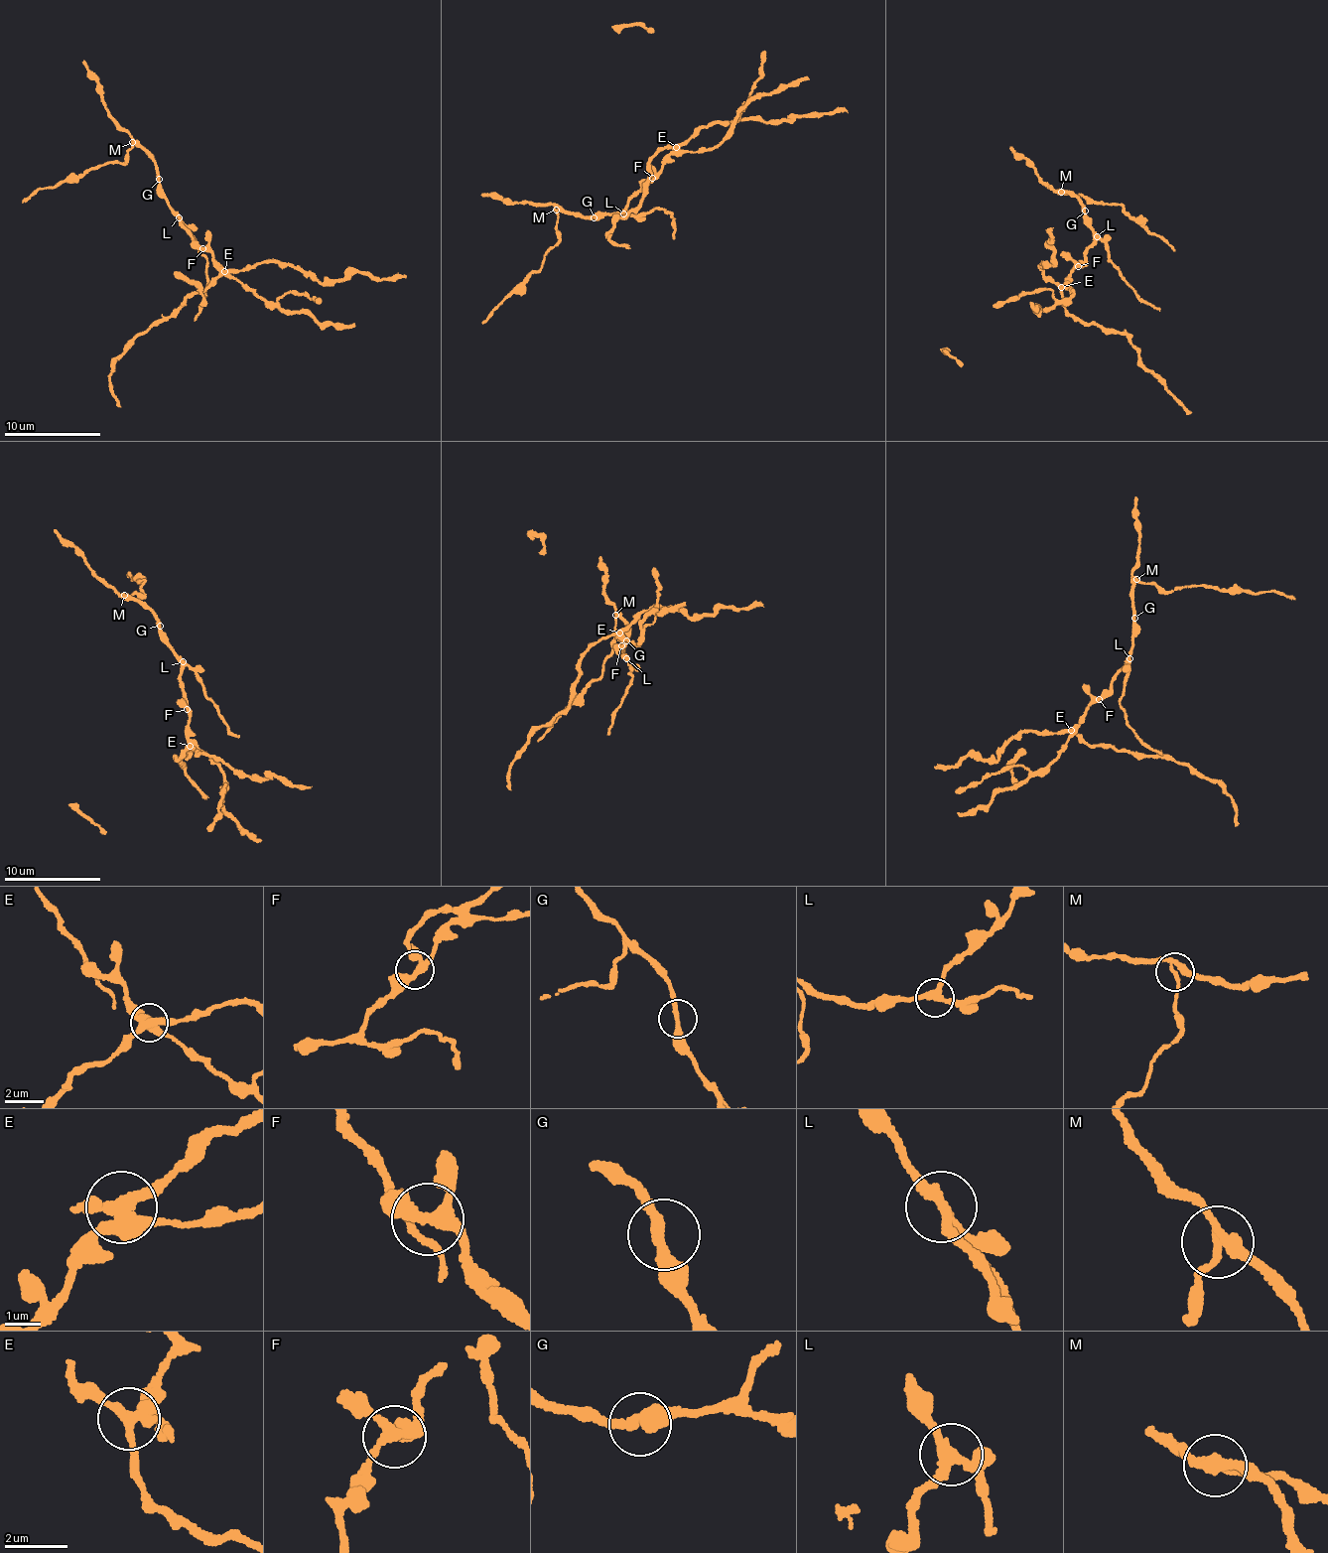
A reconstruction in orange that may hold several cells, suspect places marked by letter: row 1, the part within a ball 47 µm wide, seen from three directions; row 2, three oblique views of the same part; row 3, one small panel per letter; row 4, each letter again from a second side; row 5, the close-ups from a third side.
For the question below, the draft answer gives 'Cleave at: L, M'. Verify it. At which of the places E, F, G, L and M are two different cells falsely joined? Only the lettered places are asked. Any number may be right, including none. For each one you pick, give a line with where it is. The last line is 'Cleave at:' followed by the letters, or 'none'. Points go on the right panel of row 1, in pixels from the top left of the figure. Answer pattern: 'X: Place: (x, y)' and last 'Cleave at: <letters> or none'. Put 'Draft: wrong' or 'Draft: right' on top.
Draft: wrong
E: Place: (1061, 287)
L: Place: (1097, 236)
M: Place: (1061, 192)
Cleave at: E, L, M

